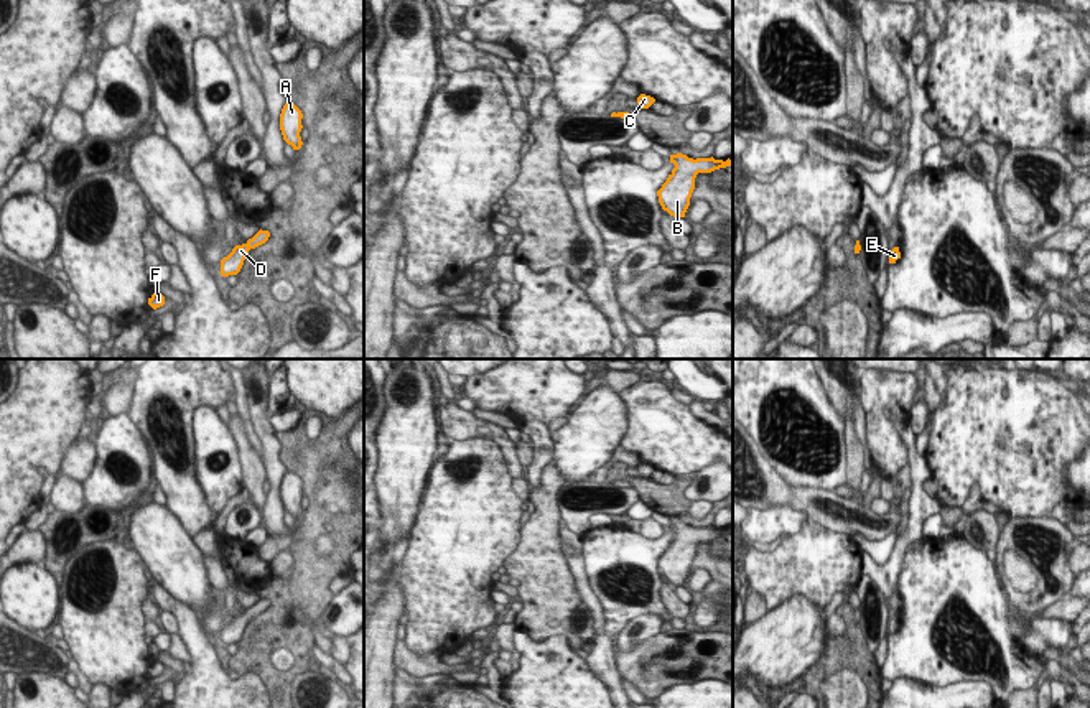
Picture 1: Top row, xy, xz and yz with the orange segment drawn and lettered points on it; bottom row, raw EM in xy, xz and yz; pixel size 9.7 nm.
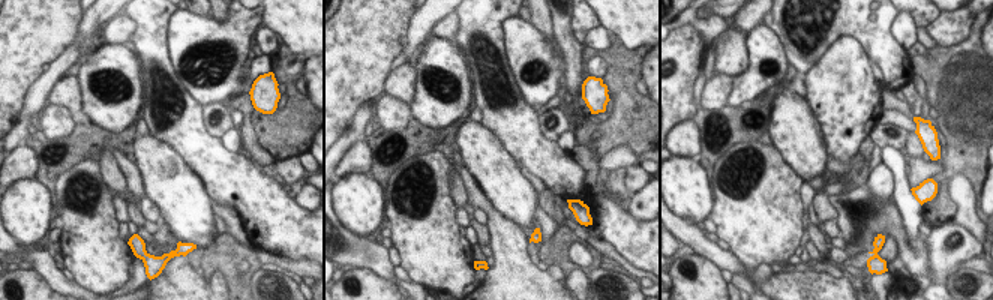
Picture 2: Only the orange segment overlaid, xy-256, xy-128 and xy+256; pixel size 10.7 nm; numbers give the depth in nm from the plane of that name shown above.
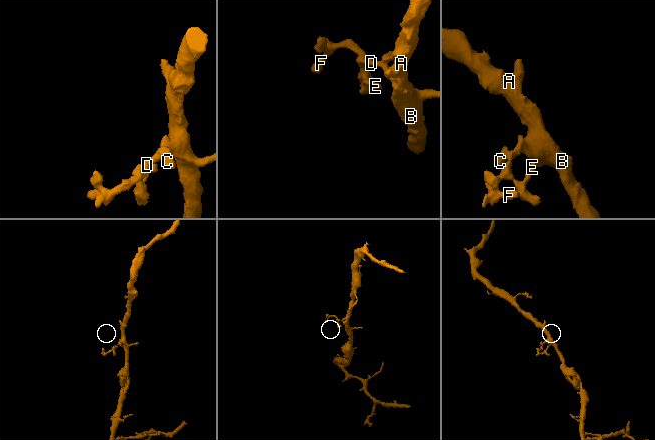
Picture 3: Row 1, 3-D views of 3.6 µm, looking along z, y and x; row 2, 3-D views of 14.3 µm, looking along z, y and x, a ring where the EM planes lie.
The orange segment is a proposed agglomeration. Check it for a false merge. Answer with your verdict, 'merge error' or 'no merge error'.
no merge error

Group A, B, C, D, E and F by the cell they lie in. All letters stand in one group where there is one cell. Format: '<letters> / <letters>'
A B C D E F

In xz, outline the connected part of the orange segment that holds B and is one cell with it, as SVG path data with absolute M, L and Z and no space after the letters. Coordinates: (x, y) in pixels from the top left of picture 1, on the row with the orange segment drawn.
M682 153L670 155L670 163L673 163L675 168L657 191L657 196L662 209L673 217L685 217L698 173L711 173L731 166L729 158L726 161L715 160L713 156L693 160Z

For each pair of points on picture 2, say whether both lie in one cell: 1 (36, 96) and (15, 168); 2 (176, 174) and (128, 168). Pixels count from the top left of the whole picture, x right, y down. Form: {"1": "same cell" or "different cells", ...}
{"1": "different cells", "2": "different cells"}

